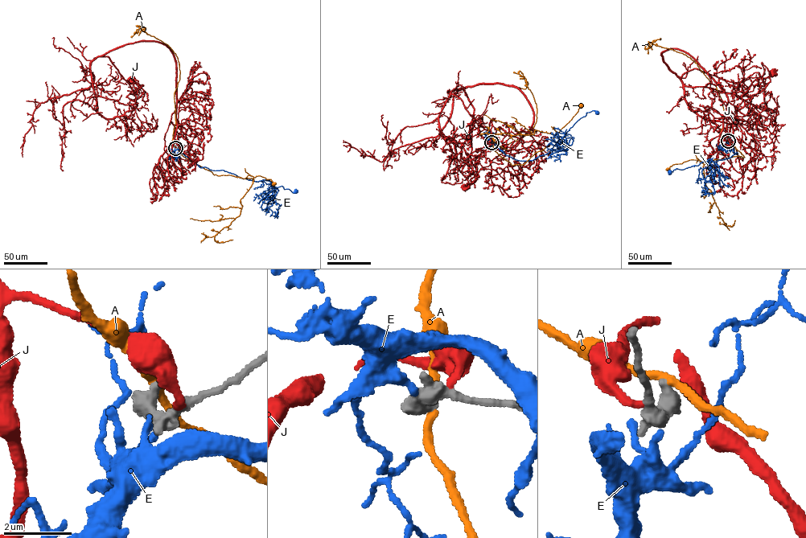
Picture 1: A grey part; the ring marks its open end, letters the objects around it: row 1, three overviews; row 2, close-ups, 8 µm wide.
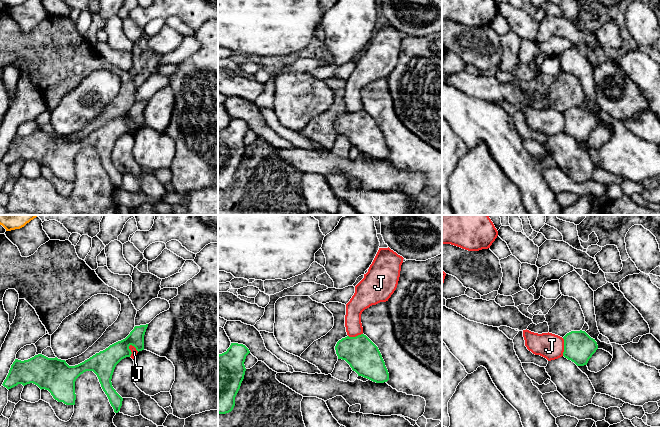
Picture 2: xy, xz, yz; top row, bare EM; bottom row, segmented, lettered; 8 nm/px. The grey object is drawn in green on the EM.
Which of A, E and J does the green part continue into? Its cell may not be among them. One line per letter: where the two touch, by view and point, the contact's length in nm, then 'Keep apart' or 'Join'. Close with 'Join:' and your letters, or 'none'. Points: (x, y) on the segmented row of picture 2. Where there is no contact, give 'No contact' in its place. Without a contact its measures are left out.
A: No contact. Keep apart
E: No contact. Keep apart
J: Touches green at xy (130, 350). Shared border 110 nm. Keep apart
Join: none

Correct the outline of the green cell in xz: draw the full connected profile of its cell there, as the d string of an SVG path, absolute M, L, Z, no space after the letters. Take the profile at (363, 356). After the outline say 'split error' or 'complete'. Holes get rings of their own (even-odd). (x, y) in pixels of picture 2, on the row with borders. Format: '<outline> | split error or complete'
M364 334L345 337L335 346L338 359L345 360L358 376L376 383L389 380L389 373L378 347Z | complete

